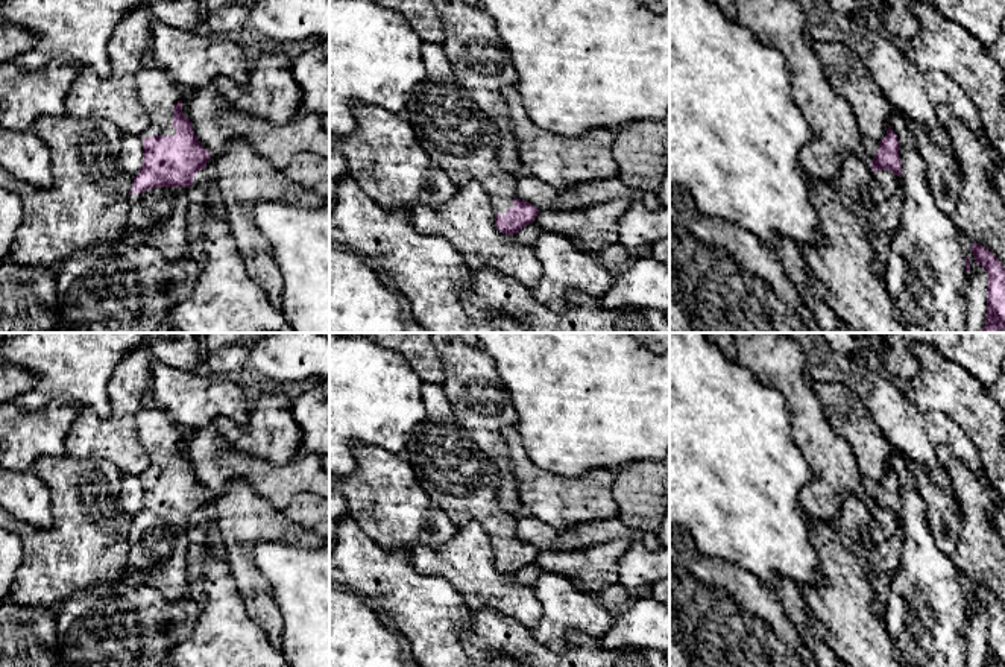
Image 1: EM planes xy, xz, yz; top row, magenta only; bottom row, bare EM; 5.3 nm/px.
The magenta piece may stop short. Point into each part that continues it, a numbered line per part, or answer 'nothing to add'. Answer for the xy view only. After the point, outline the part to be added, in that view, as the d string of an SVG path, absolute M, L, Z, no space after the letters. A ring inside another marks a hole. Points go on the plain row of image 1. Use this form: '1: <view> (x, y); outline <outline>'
1: xy (157, 432); outline M141 406L135 415L137 436L143 450L150 457L152 466L141 473L141 482L153 476L173 476L175 445L182 439L184 431L173 422L170 415L159 407Z
2: xy (163, 553); outline M156 527L129 536L128 570L144 571L149 576L146 583L169 600L187 597L191 548L187 530L187 527Z

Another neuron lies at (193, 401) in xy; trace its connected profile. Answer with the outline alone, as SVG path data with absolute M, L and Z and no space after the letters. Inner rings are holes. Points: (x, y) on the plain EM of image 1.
M153 359L150 394L182 431L193 431L219 418L247 421L250 392L223 377L202 377Z

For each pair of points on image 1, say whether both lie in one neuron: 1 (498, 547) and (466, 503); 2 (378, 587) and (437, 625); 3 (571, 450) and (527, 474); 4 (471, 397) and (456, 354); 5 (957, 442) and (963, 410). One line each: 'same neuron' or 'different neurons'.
1: same neuron
2: same neuron
3: different neurons
4: same neuron
5: different neurons

